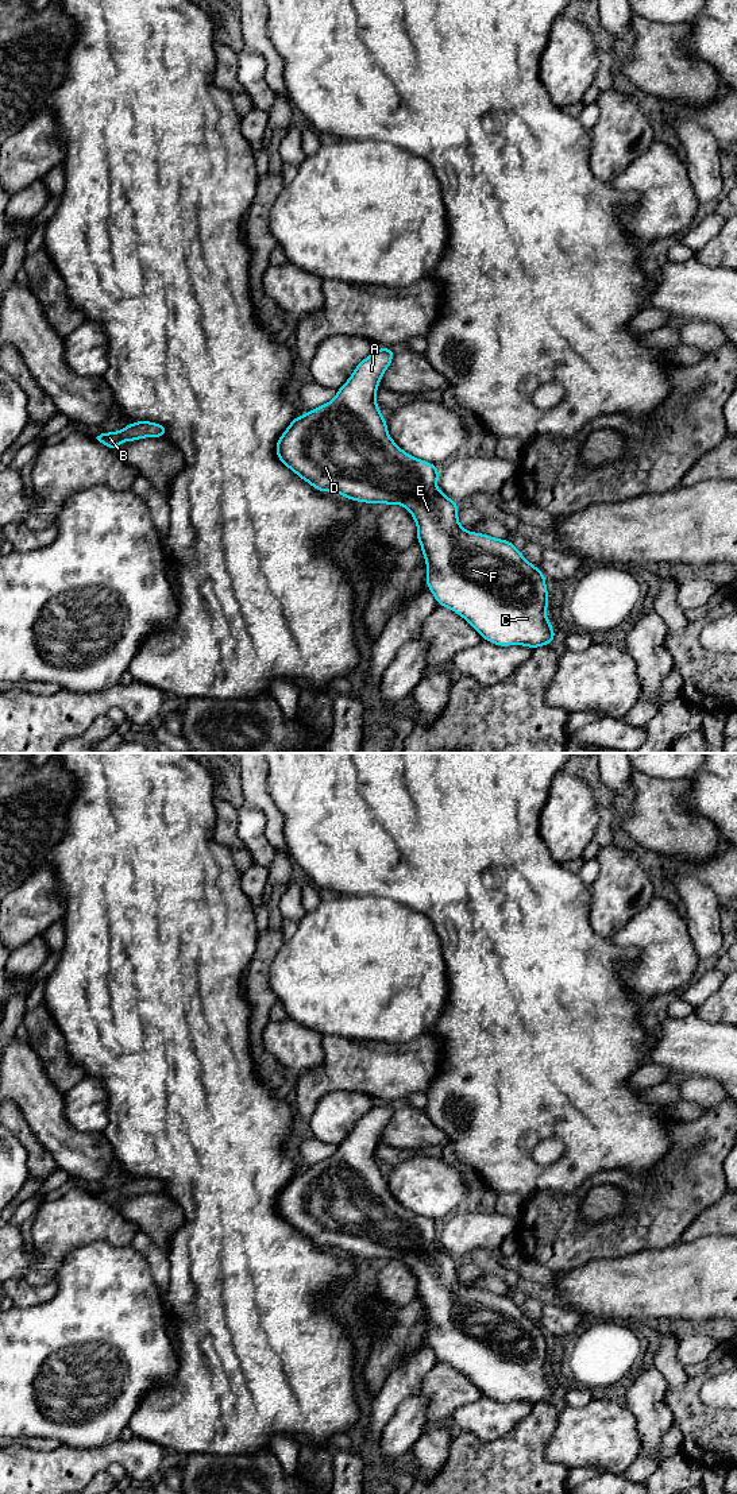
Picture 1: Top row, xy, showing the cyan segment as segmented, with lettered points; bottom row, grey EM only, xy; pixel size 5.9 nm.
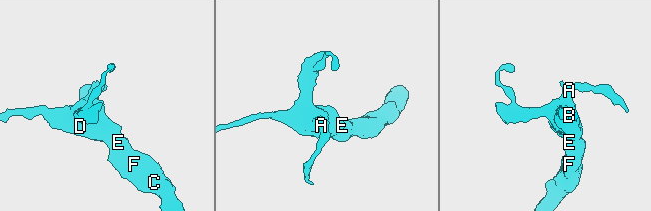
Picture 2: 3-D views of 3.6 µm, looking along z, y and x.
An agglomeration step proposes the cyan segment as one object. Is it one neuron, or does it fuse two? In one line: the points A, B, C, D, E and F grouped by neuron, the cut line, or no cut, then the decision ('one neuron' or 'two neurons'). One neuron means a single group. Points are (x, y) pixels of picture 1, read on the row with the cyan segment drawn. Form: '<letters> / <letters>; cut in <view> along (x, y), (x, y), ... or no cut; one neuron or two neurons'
A B C D E F; no cut; one neuron

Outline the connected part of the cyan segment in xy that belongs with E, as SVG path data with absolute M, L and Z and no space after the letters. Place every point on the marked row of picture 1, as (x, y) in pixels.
M383 347L373 351L337 389L333 399L309 410L305 416L293 418L277 441L278 459L319 491L333 491L356 502L398 503L406 507L417 524L417 541L427 560L427 587L432 591L437 605L463 617L483 640L499 646L525 645L532 649L551 645L557 632L551 629L553 624L545 618L545 610L549 607L545 575L532 565L509 540L466 532L458 521L459 505L436 489L439 468L404 452L389 436L386 418L379 412L375 394L379 379L393 358L394 350L391 348Z

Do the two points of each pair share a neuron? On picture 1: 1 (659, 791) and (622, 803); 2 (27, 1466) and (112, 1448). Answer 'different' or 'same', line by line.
1: different
2: same

